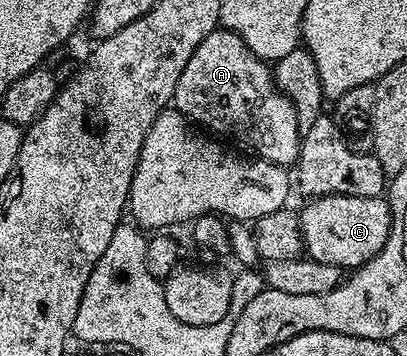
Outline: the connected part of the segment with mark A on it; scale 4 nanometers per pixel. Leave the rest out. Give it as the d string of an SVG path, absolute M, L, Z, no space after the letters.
M218 29L203 37L199 49L191 53L191 61L187 61L183 74L179 76L172 106L194 124L202 128L210 127L214 136L234 135L239 142L246 143L258 159L278 163L286 169L292 168L297 162L303 132L299 129L295 109L289 98L277 87L270 64L251 53L243 37L239 37L234 31Z

